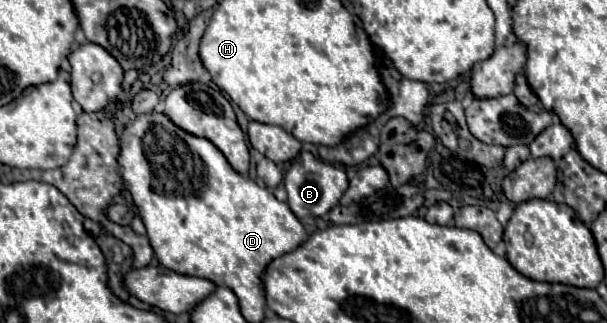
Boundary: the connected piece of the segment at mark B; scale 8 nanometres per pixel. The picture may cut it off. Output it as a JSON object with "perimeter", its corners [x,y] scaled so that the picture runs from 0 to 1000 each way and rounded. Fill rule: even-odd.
{"perimeter":[[[496,471],[470,539],[470,588],[476,601],[476,644],[486,656],[486,669],[535,669],[549,638],[558,632],[558,613],[572,588],[572,545],[562,520],[519,489],[512,471]]]}

